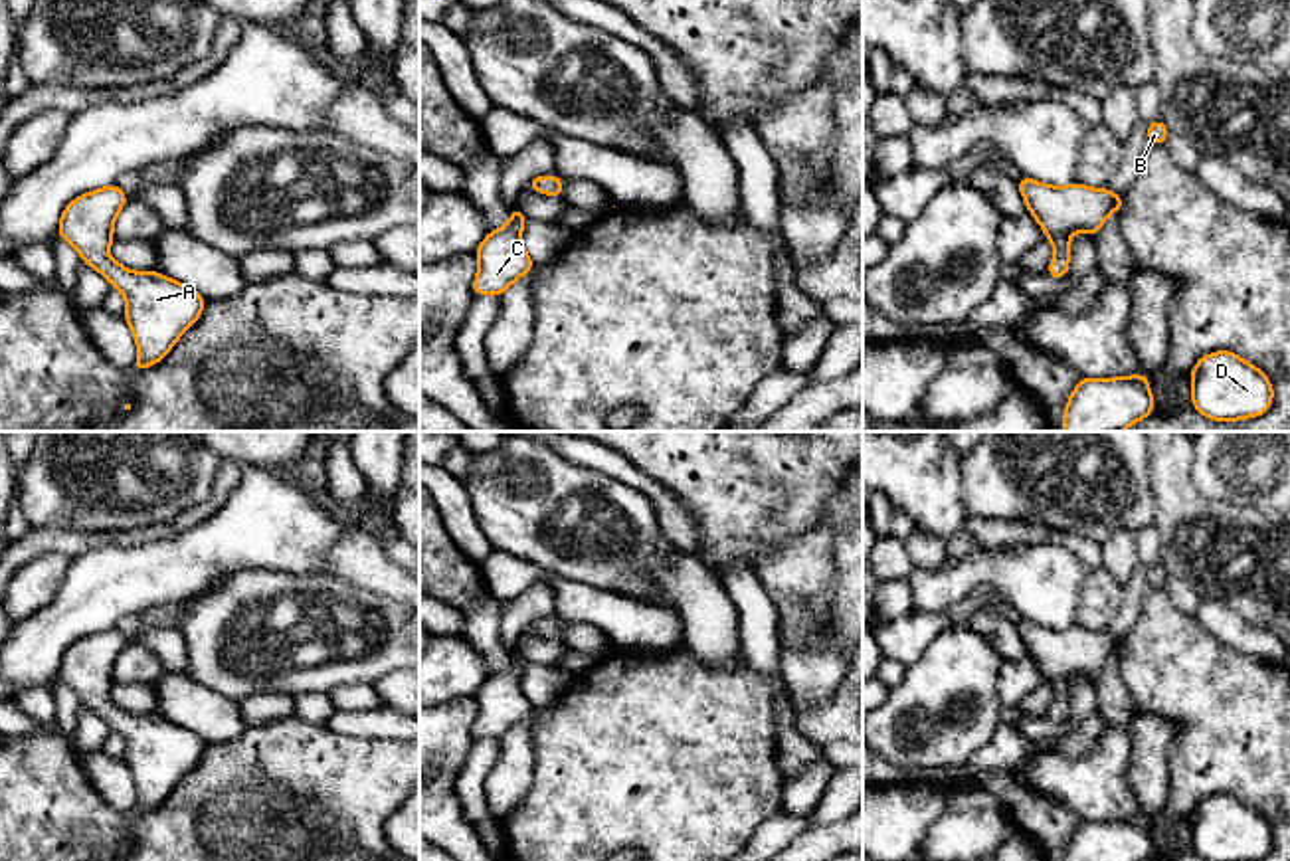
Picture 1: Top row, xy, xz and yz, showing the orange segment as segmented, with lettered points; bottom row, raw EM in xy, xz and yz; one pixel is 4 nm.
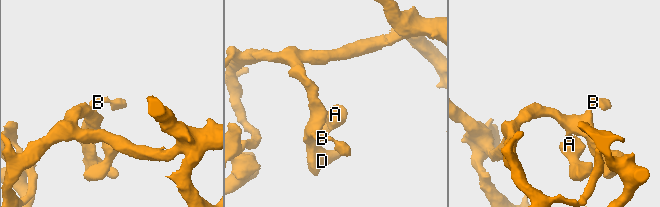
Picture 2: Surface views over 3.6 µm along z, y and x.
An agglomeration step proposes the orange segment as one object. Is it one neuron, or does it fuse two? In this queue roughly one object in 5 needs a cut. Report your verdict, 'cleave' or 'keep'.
keep

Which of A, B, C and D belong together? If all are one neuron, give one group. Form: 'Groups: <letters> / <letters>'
Groups: A B C D

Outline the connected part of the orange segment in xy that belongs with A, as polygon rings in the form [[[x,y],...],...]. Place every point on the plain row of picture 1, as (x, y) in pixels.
[[[117,627],[77,639],[61,655],[57,679],[125,738],[123,760],[138,794],[133,812],[142,813],[160,806],[200,762],[206,740],[162,717],[131,715],[109,701],[113,669],[127,643]]]

